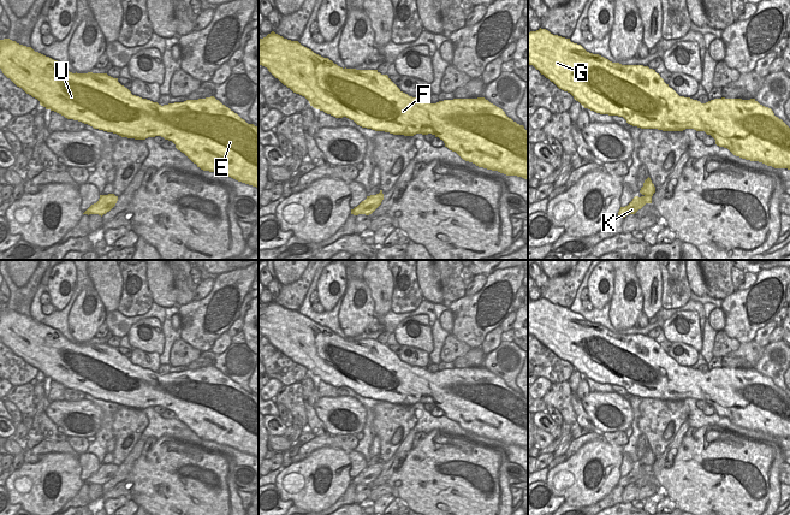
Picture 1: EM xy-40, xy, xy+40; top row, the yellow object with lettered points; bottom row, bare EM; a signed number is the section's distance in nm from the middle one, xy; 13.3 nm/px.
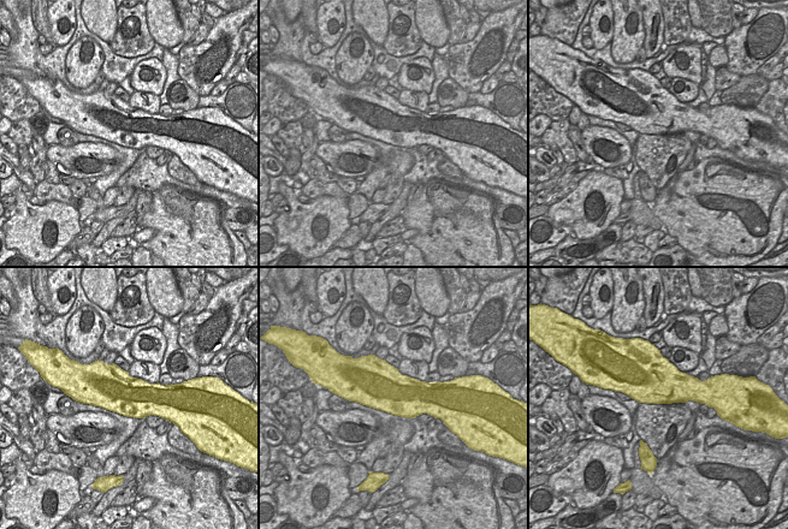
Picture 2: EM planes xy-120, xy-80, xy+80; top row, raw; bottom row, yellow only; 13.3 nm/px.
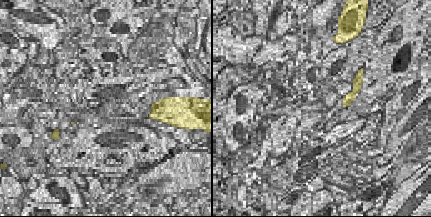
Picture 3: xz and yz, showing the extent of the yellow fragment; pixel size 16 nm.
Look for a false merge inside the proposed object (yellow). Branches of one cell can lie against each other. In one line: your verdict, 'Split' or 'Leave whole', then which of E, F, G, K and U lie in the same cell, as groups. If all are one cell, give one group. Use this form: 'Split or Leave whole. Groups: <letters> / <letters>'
Split. Groups: E F G U / K

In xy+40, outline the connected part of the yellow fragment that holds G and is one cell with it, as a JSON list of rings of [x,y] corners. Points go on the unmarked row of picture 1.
[[[546,298],[528,302],[528,335],[533,335],[559,359],[570,362],[584,378],[600,384],[623,386],[628,393],[641,398],[683,401],[694,398],[705,401],[715,409],[715,414],[727,418],[733,425],[750,431],[759,431],[774,438],[790,439],[790,397],[768,377],[755,368],[714,368],[706,373],[679,366],[669,356],[655,339],[643,335],[622,335],[587,321],[570,308],[551,303]]]

